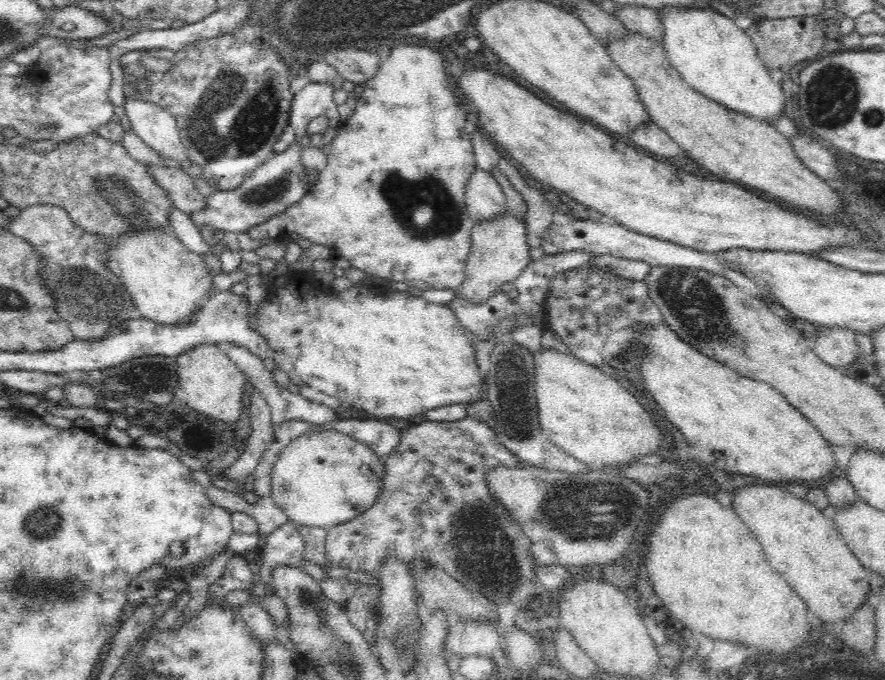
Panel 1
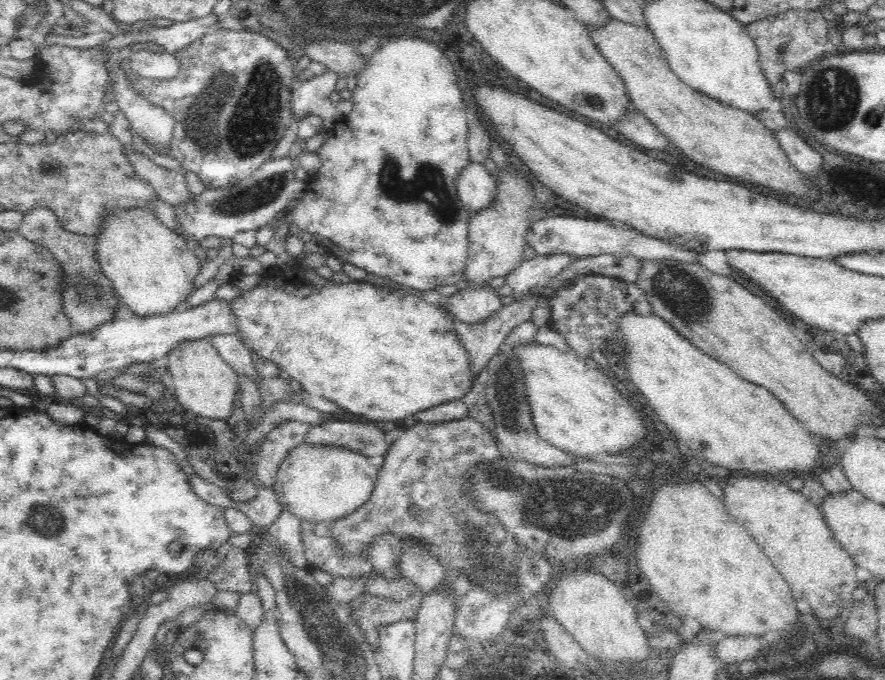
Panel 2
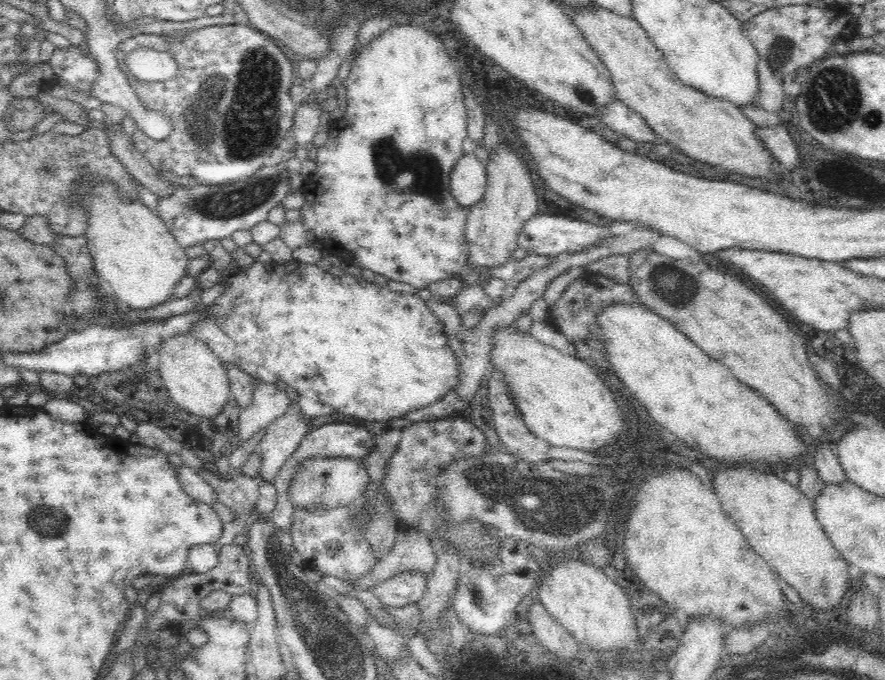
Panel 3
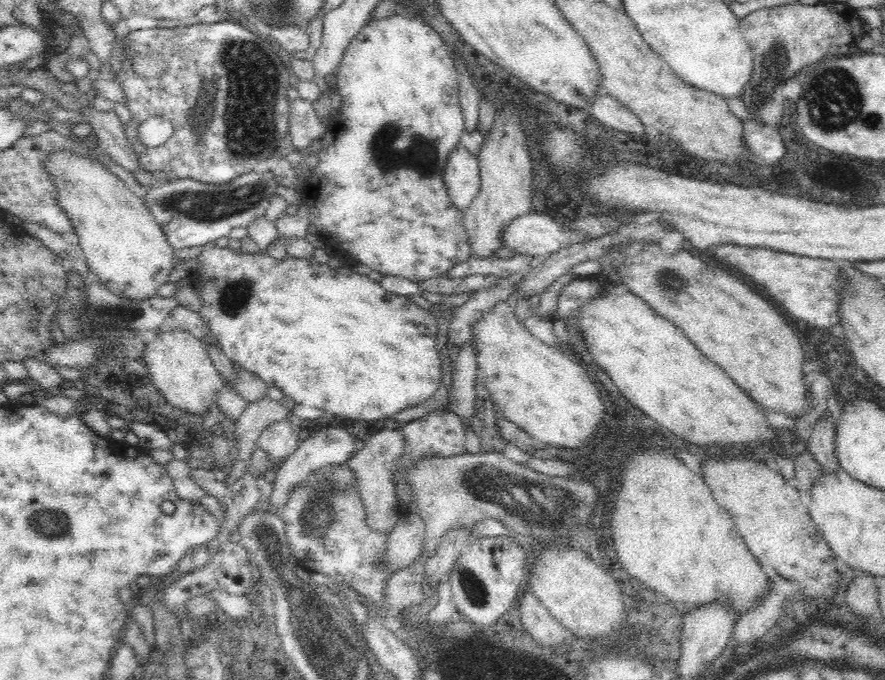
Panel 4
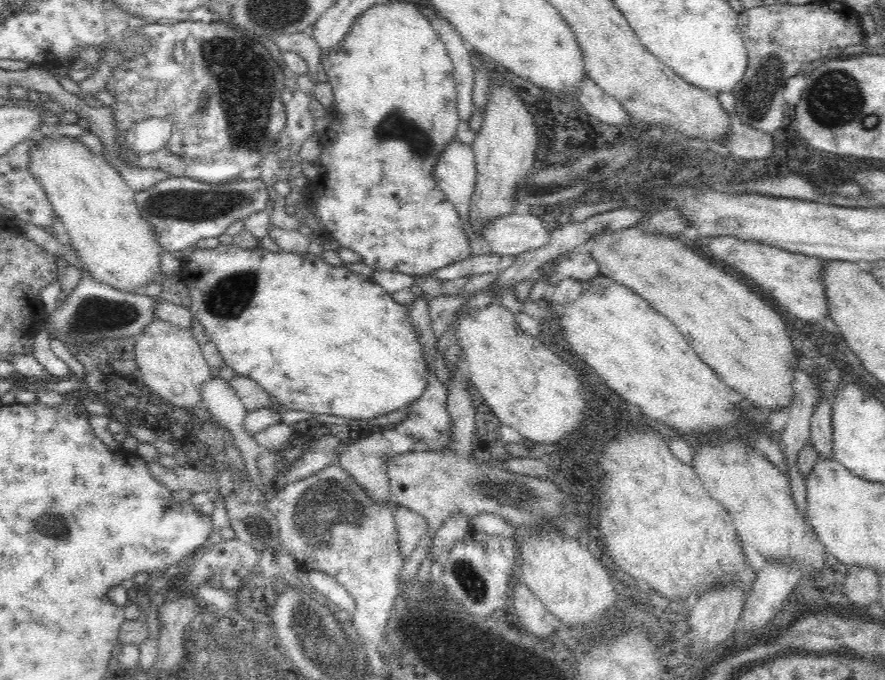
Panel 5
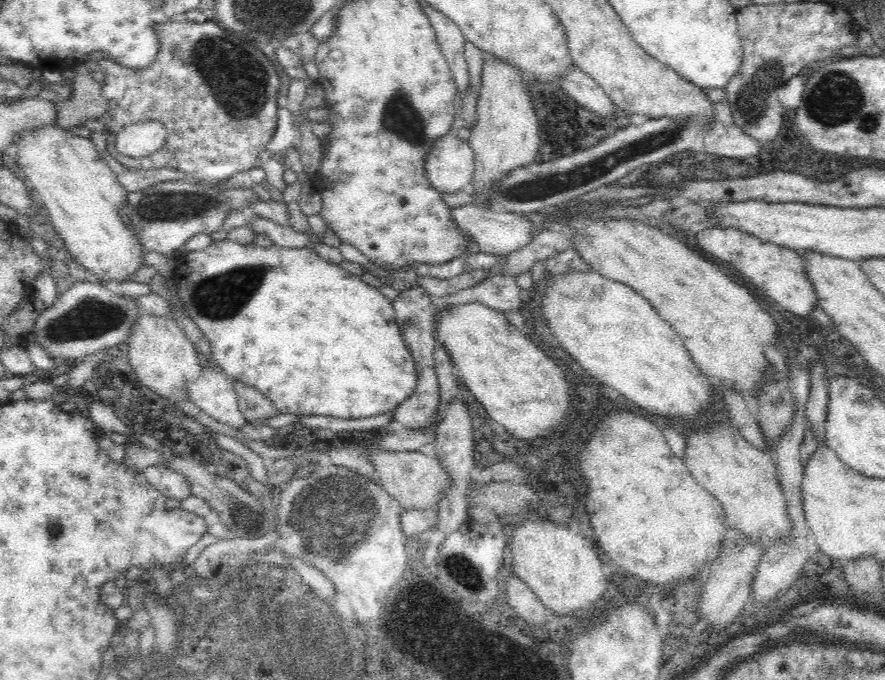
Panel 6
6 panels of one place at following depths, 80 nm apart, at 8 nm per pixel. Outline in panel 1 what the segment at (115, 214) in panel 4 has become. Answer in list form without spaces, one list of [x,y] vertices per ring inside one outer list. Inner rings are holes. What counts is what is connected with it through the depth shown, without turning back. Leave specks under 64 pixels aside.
[[[142,230],[138,234],[126,234],[114,240],[107,252],[107,267],[125,286],[140,317],[158,324],[172,327],[187,325],[214,296],[211,290],[214,273],[208,269],[204,259],[188,250],[175,235],[165,234],[162,230]]]

